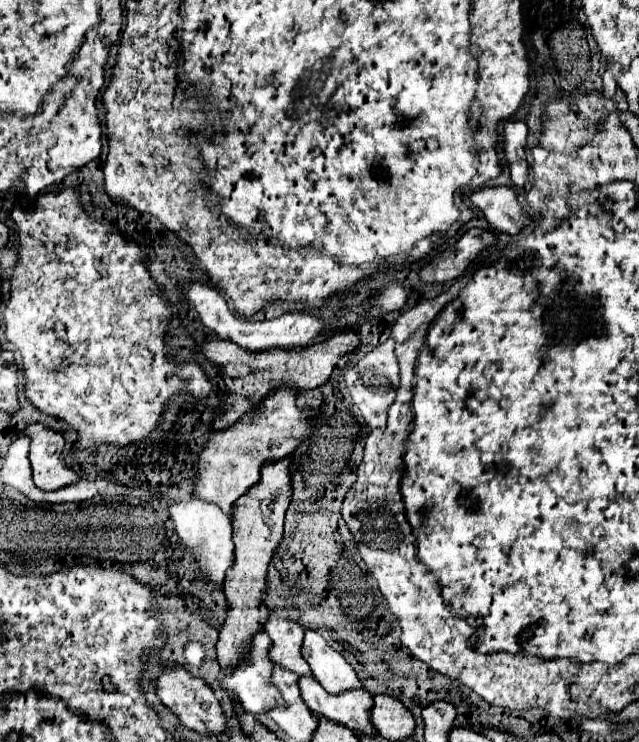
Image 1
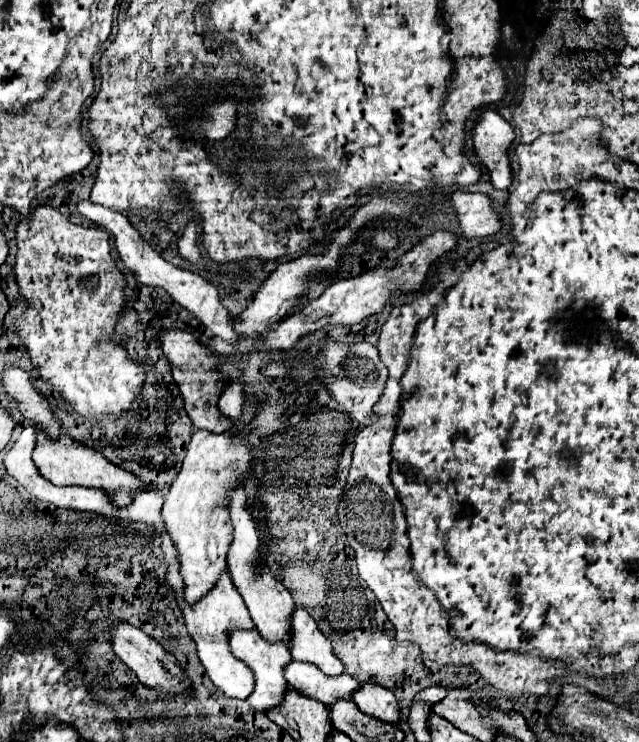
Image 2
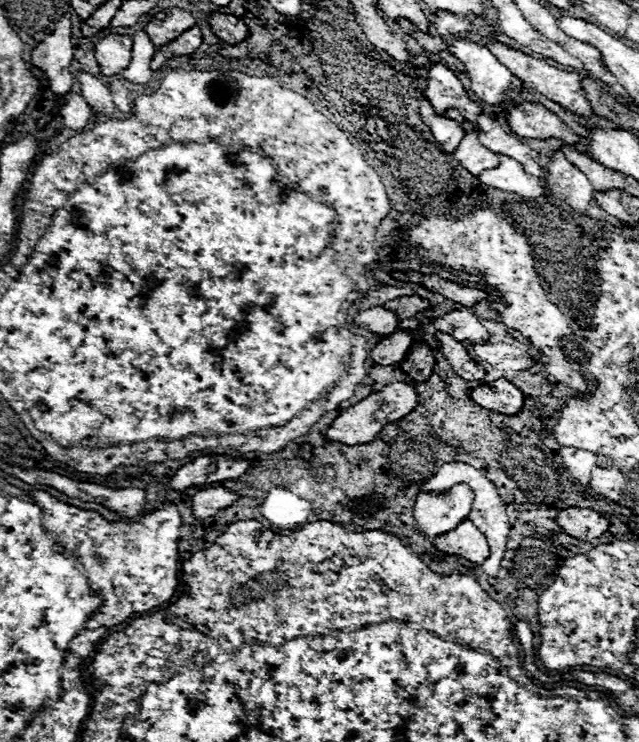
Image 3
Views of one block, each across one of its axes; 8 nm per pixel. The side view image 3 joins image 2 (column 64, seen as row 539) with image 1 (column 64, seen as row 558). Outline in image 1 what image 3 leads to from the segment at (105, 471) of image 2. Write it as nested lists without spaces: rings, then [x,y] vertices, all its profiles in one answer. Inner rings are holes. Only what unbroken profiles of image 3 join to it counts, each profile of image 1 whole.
[[[32,424],[22,430],[20,436],[30,436],[30,464],[36,488],[58,490],[80,478],[78,472],[62,464],[64,438],[60,432],[42,424]]]

